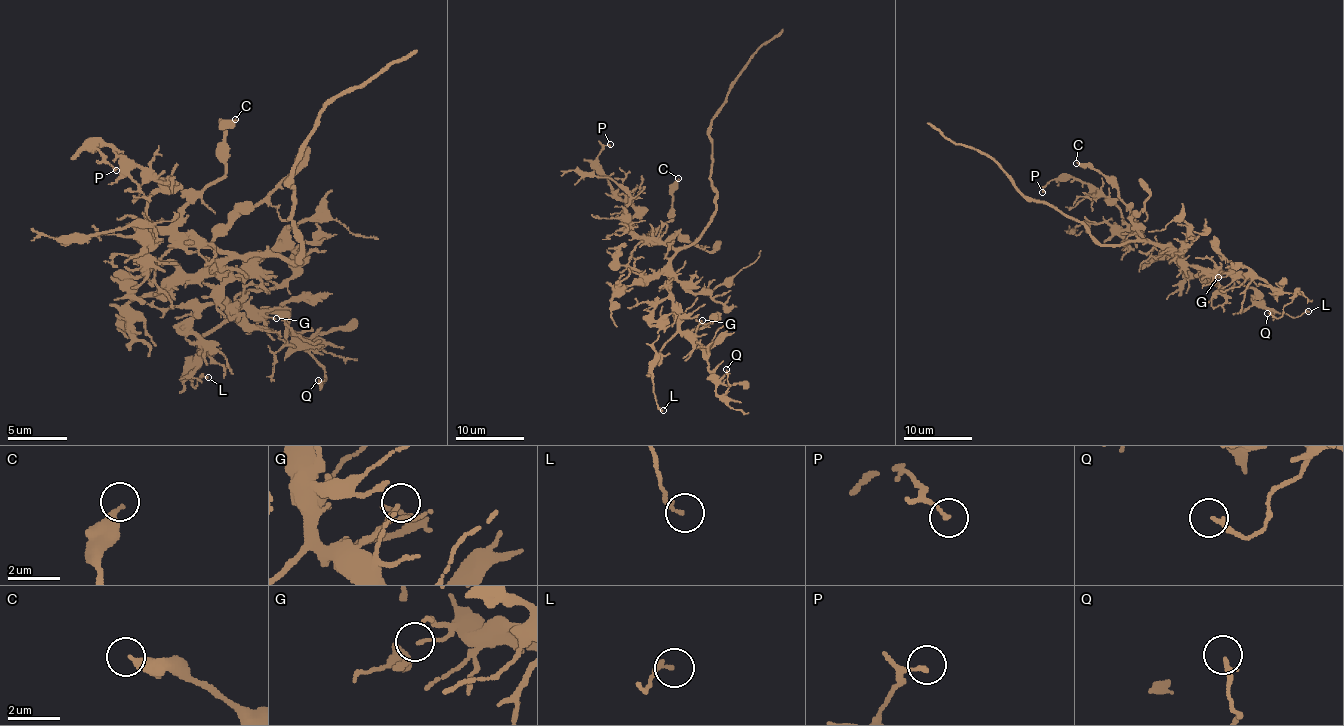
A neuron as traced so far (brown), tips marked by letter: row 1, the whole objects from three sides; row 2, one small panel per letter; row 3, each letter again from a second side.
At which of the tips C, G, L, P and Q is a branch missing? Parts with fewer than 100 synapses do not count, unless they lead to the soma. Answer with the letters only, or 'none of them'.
none of them

